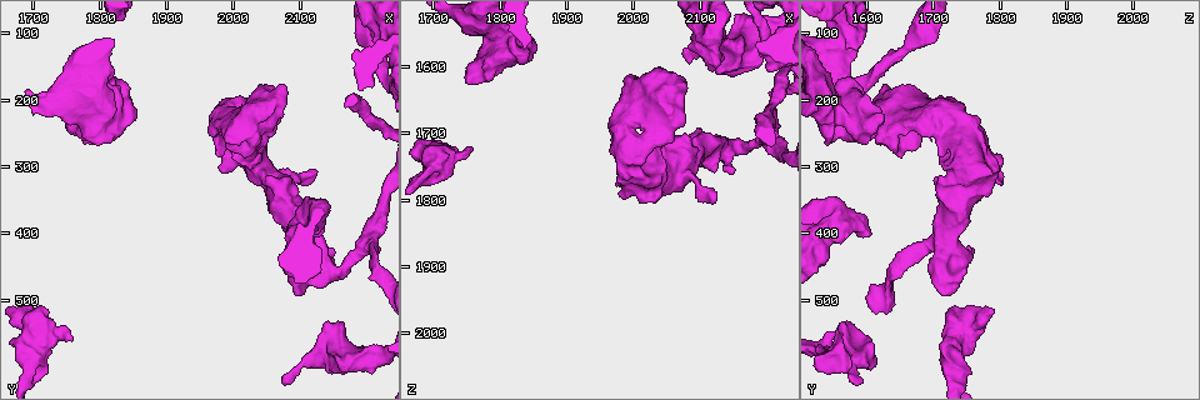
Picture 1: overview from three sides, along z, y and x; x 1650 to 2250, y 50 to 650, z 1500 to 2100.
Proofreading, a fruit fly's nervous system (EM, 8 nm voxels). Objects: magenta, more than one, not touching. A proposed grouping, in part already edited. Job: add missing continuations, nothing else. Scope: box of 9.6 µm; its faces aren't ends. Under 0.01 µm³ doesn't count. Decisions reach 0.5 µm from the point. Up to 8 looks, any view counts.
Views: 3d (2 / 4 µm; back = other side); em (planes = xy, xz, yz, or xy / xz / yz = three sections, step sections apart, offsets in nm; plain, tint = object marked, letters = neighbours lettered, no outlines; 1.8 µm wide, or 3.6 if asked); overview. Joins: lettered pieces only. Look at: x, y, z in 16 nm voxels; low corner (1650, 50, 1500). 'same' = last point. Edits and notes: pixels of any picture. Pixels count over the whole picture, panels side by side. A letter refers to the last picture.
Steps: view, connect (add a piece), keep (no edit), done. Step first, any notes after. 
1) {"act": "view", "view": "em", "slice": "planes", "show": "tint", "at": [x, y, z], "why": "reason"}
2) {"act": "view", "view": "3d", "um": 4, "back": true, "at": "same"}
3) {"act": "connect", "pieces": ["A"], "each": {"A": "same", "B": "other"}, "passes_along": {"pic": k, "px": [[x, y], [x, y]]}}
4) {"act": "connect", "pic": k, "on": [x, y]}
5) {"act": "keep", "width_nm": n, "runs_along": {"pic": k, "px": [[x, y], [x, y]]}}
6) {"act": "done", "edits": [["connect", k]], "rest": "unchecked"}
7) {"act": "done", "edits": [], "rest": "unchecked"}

{"act": "view", "view": "3d", "um": 4, "at": [2145, 560, 1600], "why": "thick end"}

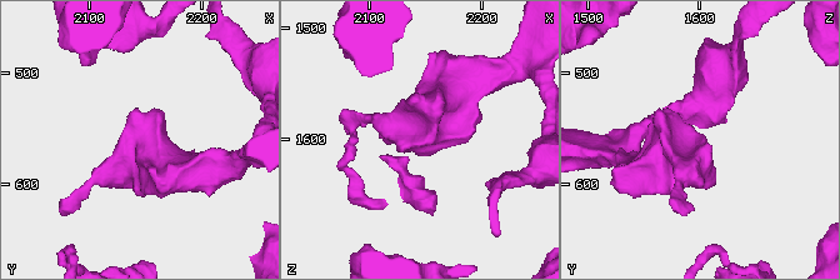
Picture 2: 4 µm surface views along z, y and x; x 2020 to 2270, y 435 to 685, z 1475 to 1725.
{"act": "view", "view": "em", "um": 3.6, "slice": "planes", "show": "letters", "at": [2144, 558, 1602], "why": "now the EM"}

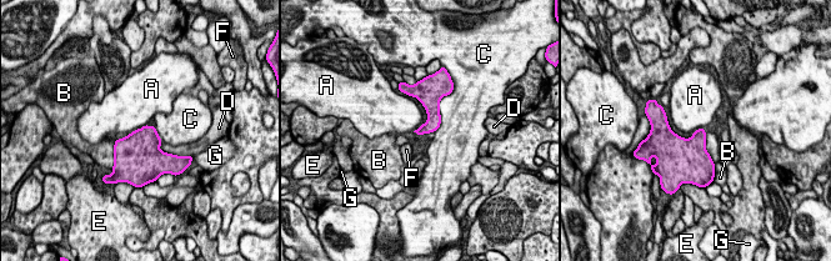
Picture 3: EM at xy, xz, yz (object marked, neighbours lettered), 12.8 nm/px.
{"act": "keep", "each": {"A": "other", "B": "other", "C": "other", "D": "other", "E": "other", "F": "other", "G": "other"}, "border": {"pic": 3, "px": [[146, 124], [133, 130], [126, 136]]}, "found": "none of them fits"}

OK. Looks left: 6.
{"act": "view", "view": "3d", "um": 4, "at": [1730, 530, 1730], "why": "an open end"}

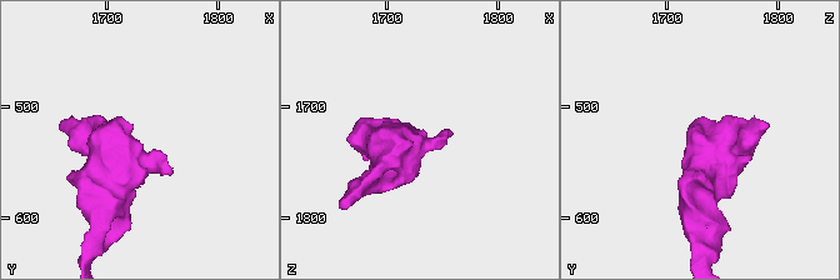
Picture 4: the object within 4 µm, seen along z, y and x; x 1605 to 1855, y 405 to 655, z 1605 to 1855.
{"act": "view", "view": "em", "slice": "planes", "show": "letters", "at": [1728, 530, 1734], "why": "need the tissue"}

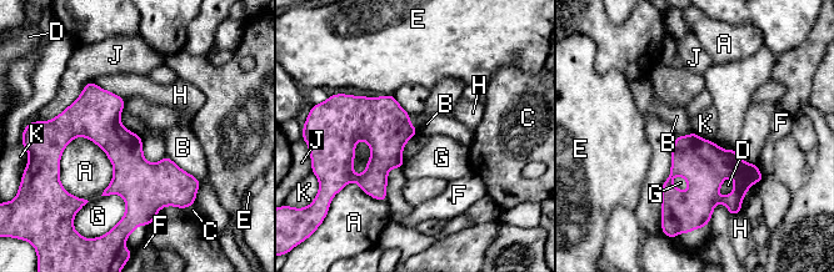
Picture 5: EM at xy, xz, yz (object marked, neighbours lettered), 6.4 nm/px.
{"act": "keep", "width_nm": 240, "each": {"A": "other", "B": "other", "C": "other", "D": "other", "E": "other", "F": "other", "G": "other", "H": "other", "J": "other", "K": "other"}, "border": {"pic": 5, "px": [[123, 110], [120, 122], [139, 136]]}, "found": "no lettered piece goes on from it"}

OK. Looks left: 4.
{"act": "view", "view": "em", "slice": "planes", "show": "letters", "at": [2120, 405, 1605]}

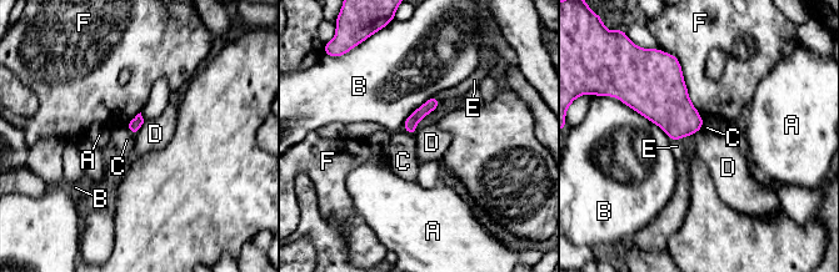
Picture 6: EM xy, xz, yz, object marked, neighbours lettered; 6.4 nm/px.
{"act": "keep", "each": {"A": "other", "B": "other", "C": "other", "D": "other", "E": "other", "F": "other"}, "found": "none of them fits"}

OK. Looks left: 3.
{"act": "done", "edits": [], "rest": "unchecked"}

